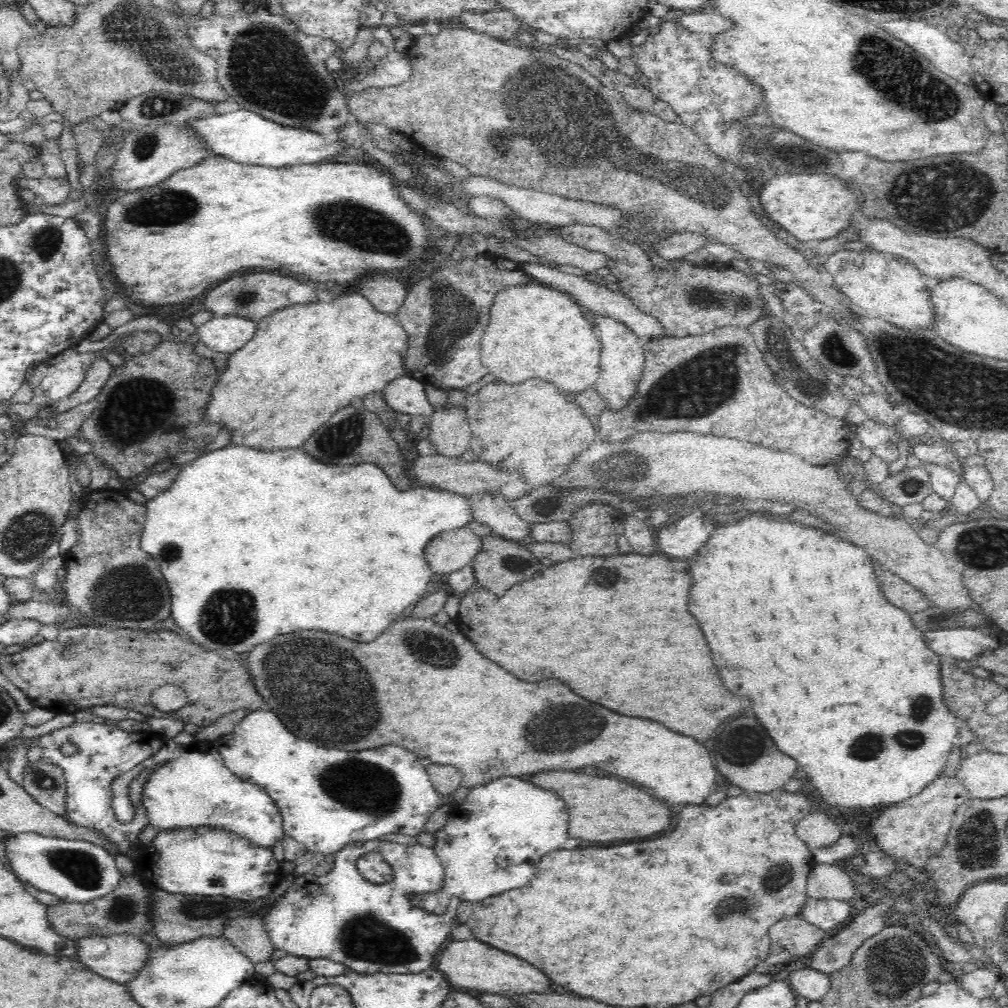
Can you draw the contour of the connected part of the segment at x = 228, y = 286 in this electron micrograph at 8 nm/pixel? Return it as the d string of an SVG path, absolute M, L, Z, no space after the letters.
M246 274L246 276L236 276L232 280L222 282L216 286L212 292L206 296L206 308L214 312L214 316L239 316L258 323L264 316L290 306L290 304L300 304L300 302L310 302L316 300L314 290L308 284L302 284L294 278L280 276L280 274Z

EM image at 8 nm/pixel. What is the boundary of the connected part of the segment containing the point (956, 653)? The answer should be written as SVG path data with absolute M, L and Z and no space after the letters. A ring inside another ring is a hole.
M945 628L924 632L926 642L934 652L962 660L976 660L1002 647L1002 640L993 631L989 634L966 628Z

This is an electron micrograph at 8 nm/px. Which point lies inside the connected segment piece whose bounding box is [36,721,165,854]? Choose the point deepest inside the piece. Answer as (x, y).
(103, 752)

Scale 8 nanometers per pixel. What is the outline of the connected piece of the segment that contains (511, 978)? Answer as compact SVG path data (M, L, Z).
M476 938L449 940L436 956L434 967L444 974L450 984L460 988L474 988L494 994L534 992L534 990L542 992L548 988L546 976L534 966L530 966L526 960L520 960L518 956L492 948L490 944L478 942Z

